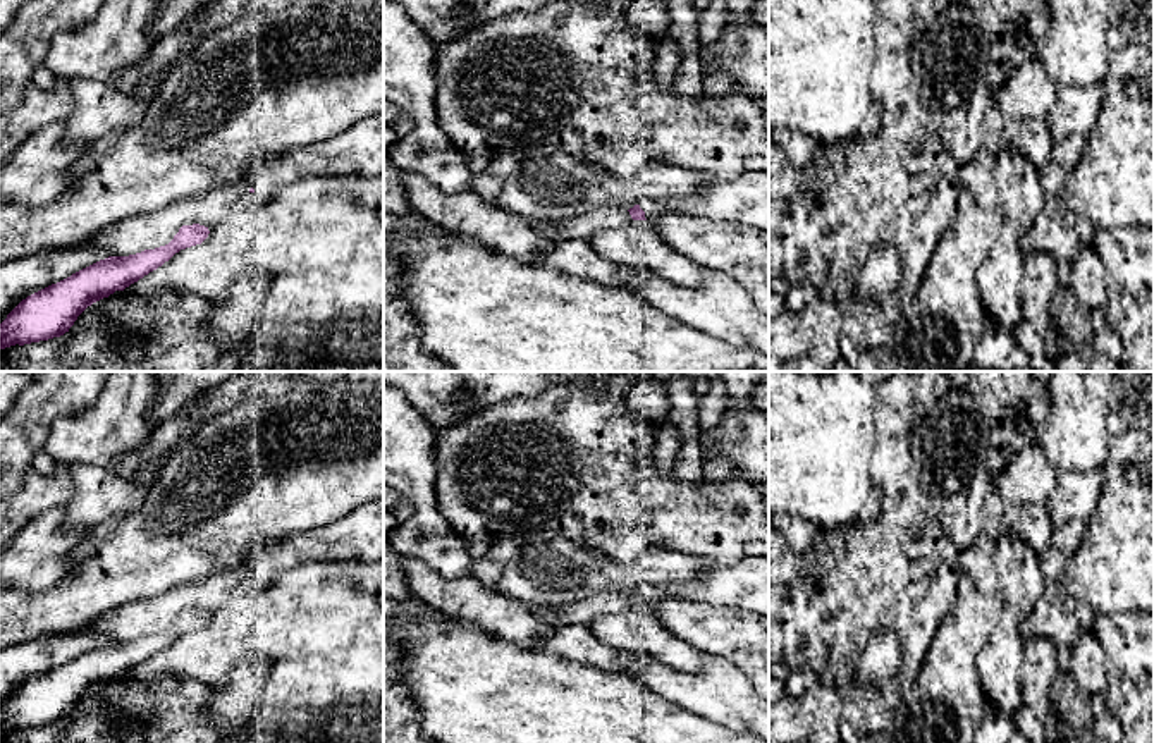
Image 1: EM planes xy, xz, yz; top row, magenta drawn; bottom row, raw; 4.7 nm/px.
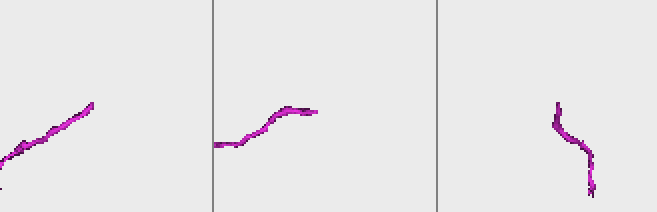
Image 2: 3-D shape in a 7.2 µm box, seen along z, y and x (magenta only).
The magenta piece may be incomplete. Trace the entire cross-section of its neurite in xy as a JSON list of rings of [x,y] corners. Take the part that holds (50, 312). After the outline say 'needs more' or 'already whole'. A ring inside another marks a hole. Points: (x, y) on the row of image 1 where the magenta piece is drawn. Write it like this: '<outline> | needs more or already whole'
[[[182,225],[165,246],[108,256],[28,296],[0,323],[0,349],[64,335],[88,306],[124,291],[181,249],[201,244],[208,234],[205,225]]] | already whole

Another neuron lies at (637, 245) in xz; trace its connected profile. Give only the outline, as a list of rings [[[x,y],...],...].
[[[629,220],[619,229],[604,229],[586,239],[605,260],[659,275],[681,287],[705,280],[700,263],[666,244],[650,220]]]

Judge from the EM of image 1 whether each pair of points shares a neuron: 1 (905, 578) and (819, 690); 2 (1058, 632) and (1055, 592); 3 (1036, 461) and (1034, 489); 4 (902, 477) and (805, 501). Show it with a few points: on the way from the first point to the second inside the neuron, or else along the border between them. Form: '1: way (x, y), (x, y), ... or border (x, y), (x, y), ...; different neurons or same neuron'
1: border (819, 676), (826, 678), (840, 693), (841, 718); different neurons
2: way (1056, 621), (1056, 602); same neuron
3: way (1034, 468), (1034, 482); same neuron
4: border (874, 442), (871, 456), (872, 484); different neurons

